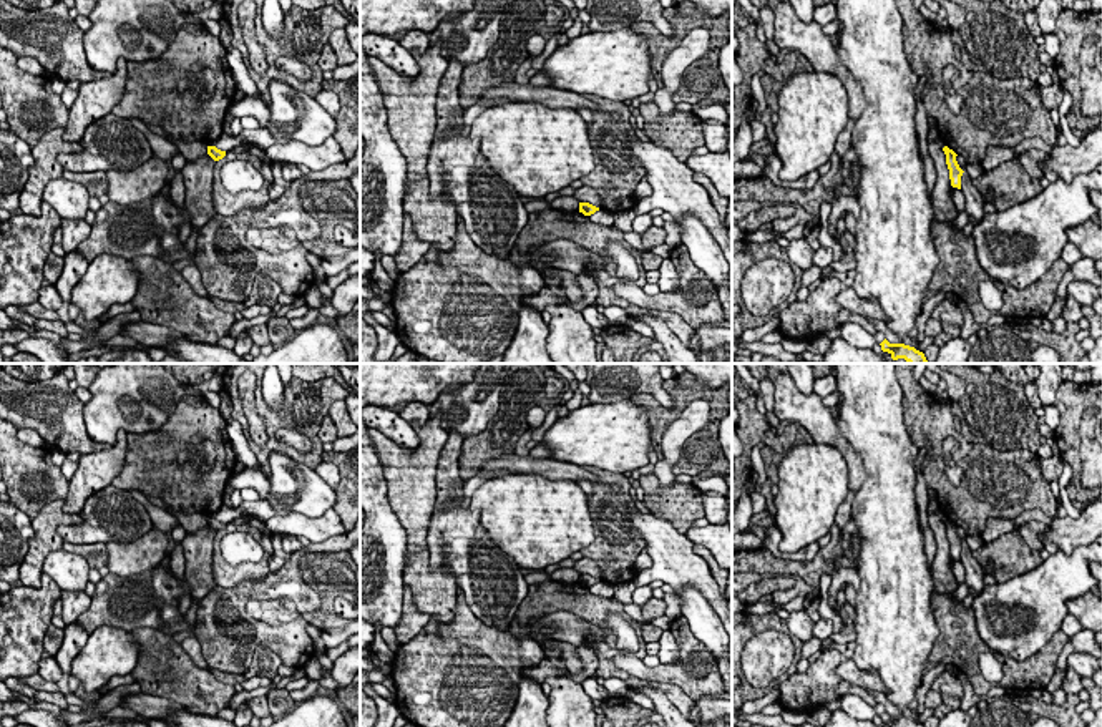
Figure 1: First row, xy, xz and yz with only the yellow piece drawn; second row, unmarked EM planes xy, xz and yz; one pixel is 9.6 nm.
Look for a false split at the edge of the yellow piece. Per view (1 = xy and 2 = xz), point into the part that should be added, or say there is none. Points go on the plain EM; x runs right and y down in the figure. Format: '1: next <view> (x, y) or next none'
1: next none
2: next none

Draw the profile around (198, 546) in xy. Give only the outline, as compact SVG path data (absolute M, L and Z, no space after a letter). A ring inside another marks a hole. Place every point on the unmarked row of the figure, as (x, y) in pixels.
M204 526L199 531L188 533L183 539L186 558L184 581L189 586L191 599L199 601L216 588L212 574L212 544L216 533Z

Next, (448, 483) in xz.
M451 432L440 453L436 466L436 500L433 511L441 510L443 503L448 500L460 503L465 498L465 481L458 475L463 440L465 438L461 435Z

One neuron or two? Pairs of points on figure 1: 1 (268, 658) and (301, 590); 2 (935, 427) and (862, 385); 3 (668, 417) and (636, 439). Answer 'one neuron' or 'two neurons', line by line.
1: two neurons
2: two neurons
3: two neurons

